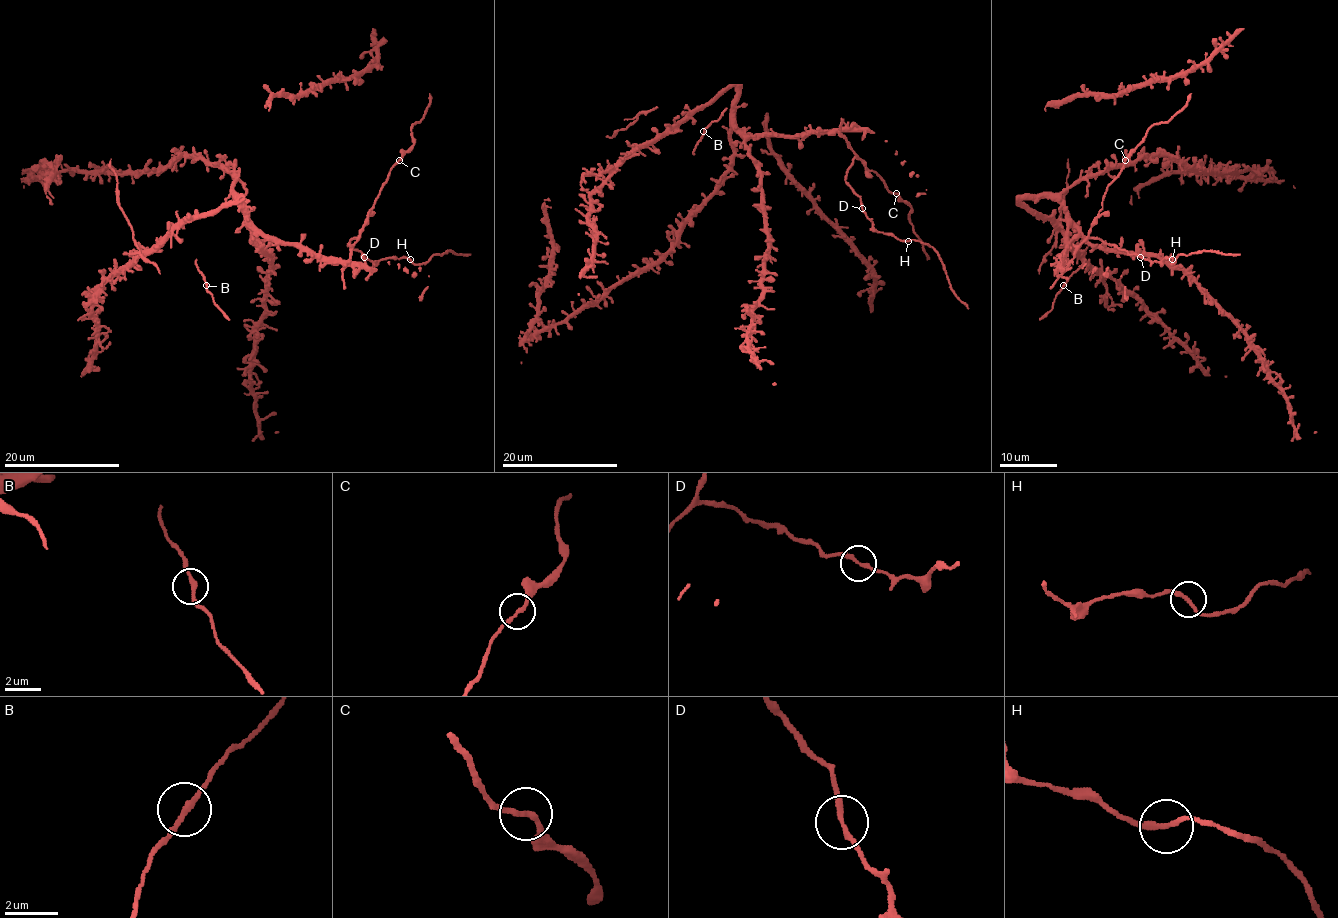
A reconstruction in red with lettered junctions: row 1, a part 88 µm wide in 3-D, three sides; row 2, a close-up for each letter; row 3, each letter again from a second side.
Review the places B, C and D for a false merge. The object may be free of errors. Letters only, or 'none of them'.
none of them

